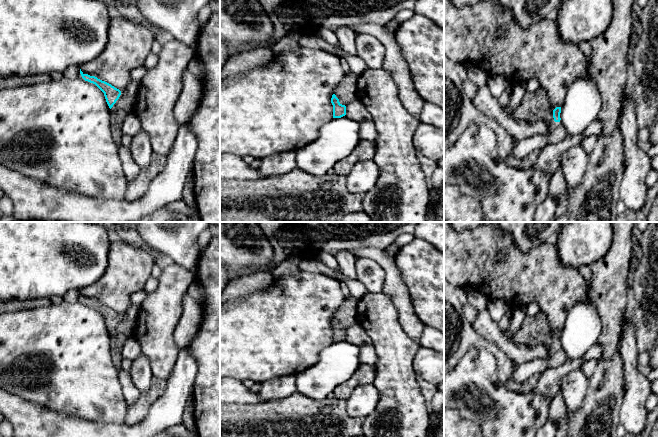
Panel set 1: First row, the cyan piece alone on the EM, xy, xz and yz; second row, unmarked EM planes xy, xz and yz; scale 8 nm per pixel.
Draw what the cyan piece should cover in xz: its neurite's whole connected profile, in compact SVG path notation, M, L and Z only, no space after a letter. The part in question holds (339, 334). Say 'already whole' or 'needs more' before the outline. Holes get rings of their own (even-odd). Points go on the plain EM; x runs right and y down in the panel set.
needs more; M350 296L345 298L343 303L334 313L331 322L333 329L333 342L341 342L346 339L346 329L358 323L357 321L357 304L356 298Z

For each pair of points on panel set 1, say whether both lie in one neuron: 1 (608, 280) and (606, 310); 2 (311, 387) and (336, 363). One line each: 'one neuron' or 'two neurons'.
1: one neuron
2: one neuron

